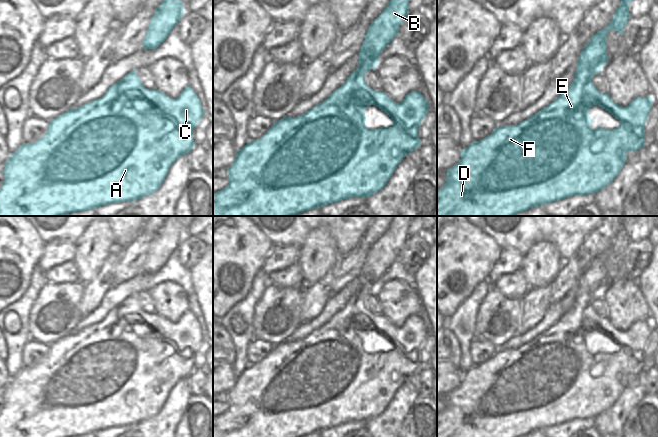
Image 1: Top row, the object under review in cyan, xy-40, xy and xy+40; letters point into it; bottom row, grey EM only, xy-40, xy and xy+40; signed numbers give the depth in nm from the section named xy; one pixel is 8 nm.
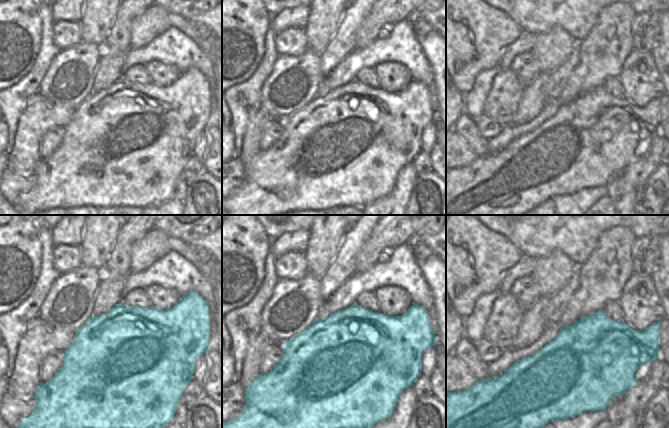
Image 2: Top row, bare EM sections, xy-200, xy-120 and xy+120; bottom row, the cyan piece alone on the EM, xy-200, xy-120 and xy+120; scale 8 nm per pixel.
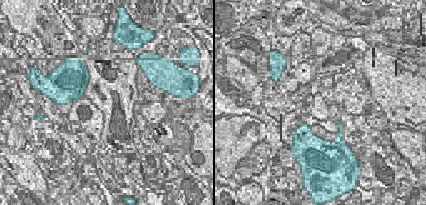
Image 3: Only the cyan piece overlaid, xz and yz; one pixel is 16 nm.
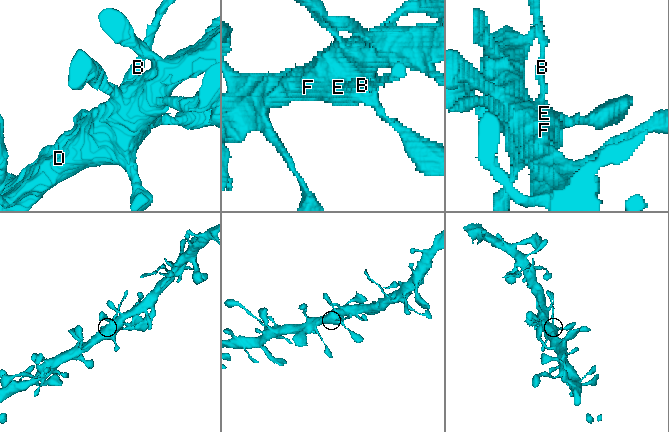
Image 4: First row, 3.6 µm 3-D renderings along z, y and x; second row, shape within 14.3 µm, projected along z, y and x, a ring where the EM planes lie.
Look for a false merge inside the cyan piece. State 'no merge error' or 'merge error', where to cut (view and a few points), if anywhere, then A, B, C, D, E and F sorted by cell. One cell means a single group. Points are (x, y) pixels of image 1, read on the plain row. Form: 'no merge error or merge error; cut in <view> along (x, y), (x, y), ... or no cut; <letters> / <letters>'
merge error; cut in xy+40 along (578, 285), (593, 298); A C D E F / B

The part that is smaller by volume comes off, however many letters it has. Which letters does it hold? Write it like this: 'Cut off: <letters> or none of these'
Cut off: B

